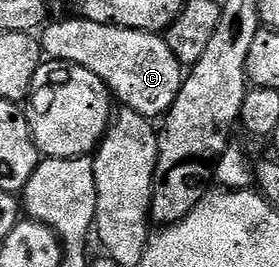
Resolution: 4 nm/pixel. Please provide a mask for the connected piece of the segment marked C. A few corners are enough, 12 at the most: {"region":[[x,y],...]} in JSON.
{"region":[[53,19],[47,59],[160,118],[185,73],[163,35]]}

